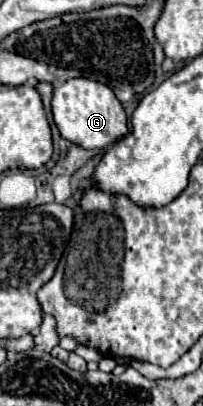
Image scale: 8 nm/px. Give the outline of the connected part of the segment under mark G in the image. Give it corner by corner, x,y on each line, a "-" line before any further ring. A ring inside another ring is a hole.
71,78
53,92
53,120
59,134
81,148
107,148
127,134
127,116
113,90
89,78

